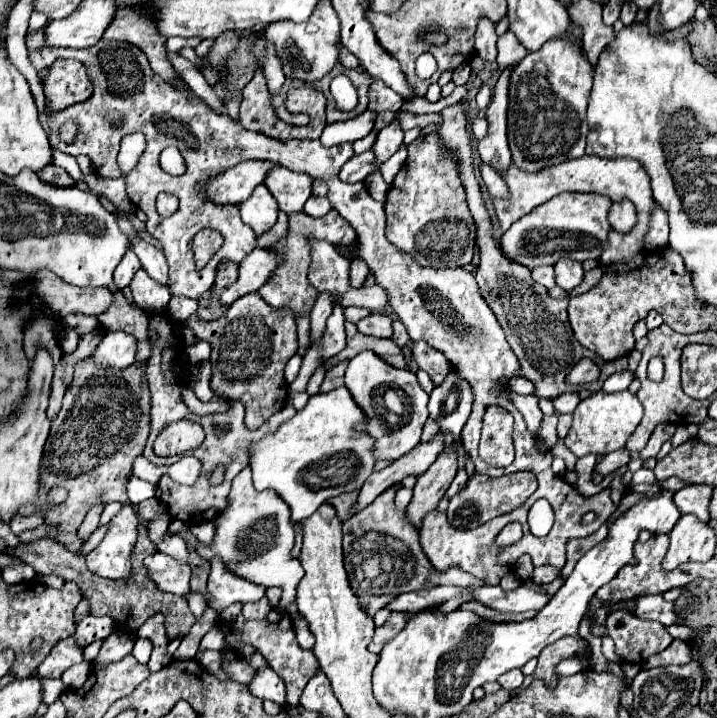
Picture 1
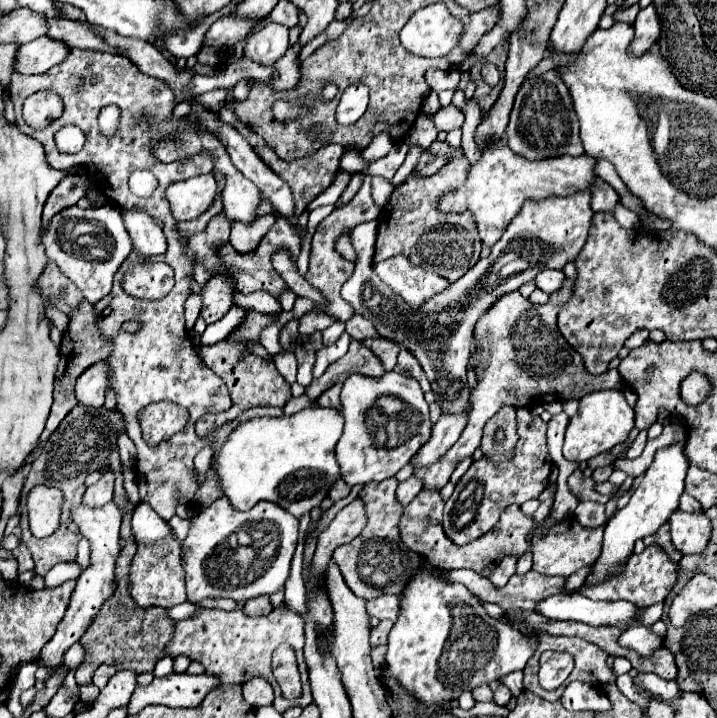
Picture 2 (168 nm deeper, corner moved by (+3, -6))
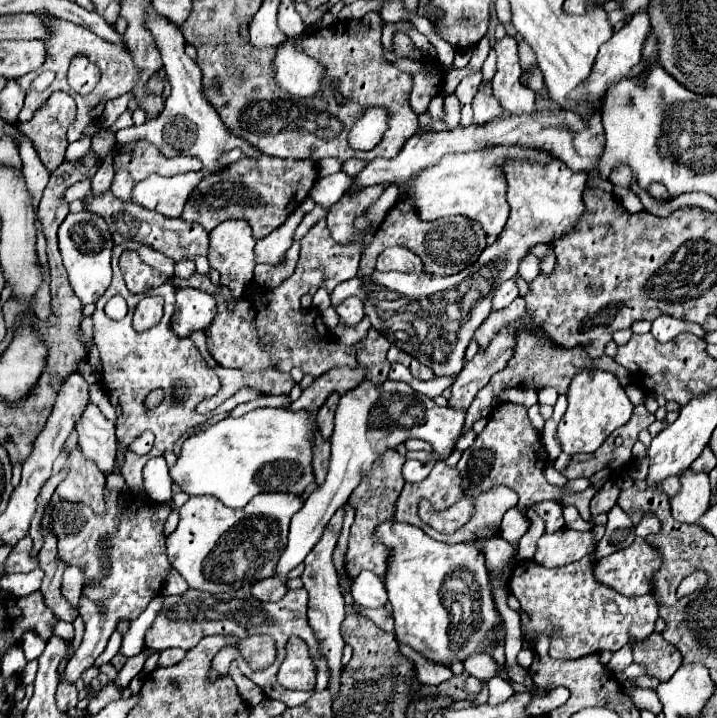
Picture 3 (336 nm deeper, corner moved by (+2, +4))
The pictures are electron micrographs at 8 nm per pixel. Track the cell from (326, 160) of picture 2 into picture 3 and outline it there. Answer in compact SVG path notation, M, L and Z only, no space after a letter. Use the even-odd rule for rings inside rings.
M261 154L259 160L247 158L245 162L229 164L217 174L207 174L185 202L181 218L185 222L201 224L207 232L225 220L247 220L253 238L261 240L279 228L297 206L301 206L315 182L315 162L267 158L267 154Z

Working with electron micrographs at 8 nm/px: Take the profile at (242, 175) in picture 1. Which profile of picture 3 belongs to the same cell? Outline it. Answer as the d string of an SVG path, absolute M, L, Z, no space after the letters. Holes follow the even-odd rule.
M185 172L169 178L153 174L133 186L131 202L167 218L177 218L181 216L185 198L189 198L189 192L193 192L193 186L197 186L201 178L203 172Z

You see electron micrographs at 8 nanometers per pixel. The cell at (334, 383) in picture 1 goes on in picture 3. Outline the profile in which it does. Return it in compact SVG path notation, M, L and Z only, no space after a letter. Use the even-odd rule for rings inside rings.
M331 394L329 400L325 402L325 406L317 412L315 420L317 420L317 428L321 432L321 436L325 440L331 438L333 434L333 420L335 420L335 410L337 410L337 404L339 404L339 396L337 394Z

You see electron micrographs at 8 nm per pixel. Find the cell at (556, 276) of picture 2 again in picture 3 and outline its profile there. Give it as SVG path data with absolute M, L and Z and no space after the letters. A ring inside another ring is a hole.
M527 254L527 256L519 262L519 274L523 276L525 282L531 282L531 280L539 274L539 258L535 258L533 254Z

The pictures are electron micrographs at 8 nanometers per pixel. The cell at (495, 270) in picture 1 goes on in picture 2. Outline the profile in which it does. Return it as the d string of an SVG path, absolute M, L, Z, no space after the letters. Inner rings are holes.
M568 264L570 268L570 280L564 284L562 292L556 294L554 306L536 306L528 298L524 298L518 290L502 294L476 322L476 344L482 352L484 360L480 360L478 374L478 386L472 390L470 396L470 412L468 412L468 424L462 430L458 442L442 456L436 464L428 468L414 468L414 476L424 482L424 490L440 492L448 480L454 468L468 456L474 454L474 450L480 446L482 428L488 418L492 418L502 406L514 406L514 408L532 408L532 402L566 402L570 398L582 398L584 394L606 390L606 388L618 388L620 384L620 372L616 368L604 372L604 376L594 376L584 368L584 362L580 360L580 354L564 340L564 336L558 330L556 318L560 308L566 304L566 300L574 292L576 284L576 268L574 264Z

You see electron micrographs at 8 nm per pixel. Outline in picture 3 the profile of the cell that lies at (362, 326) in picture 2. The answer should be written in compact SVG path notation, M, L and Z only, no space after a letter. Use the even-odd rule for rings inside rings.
M359 298L343 300L335 310L337 310L339 318L345 320L347 326L353 326L353 324L357 324L363 318L363 302Z

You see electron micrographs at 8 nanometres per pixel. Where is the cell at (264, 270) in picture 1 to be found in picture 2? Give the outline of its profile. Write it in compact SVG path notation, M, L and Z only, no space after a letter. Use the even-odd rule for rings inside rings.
M218 274L210 278L210 282L202 290L202 298L204 298L202 316L206 324L220 320L236 304L234 294L236 294L236 284L230 276Z

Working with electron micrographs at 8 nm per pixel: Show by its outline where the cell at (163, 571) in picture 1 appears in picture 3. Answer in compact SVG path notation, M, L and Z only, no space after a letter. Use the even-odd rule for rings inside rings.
M105 488L105 506L103 514L95 514L87 504L73 504L61 498L55 502L53 498L51 528L57 536L57 556L67 566L79 566L85 576L77 608L85 624L85 634L65 668L63 678L67 682L77 682L93 666L117 622L137 618L149 600L161 592L165 576L171 570L163 536L163 524L171 512L169 504L149 502L135 494L125 504L119 504L119 494Z

